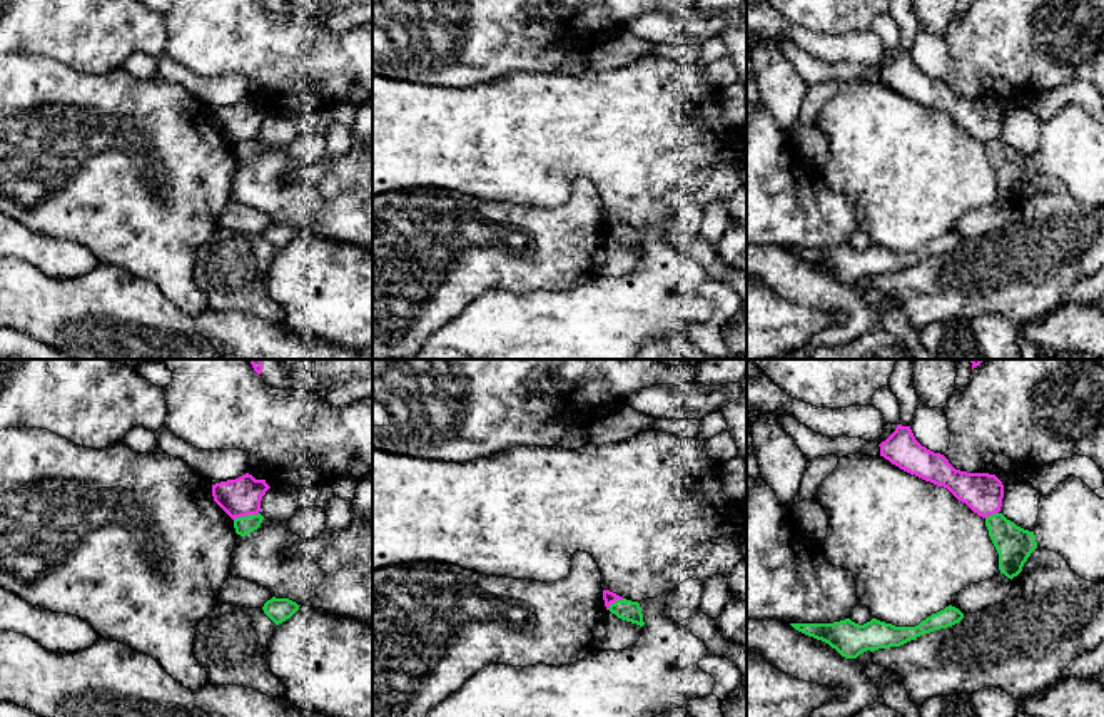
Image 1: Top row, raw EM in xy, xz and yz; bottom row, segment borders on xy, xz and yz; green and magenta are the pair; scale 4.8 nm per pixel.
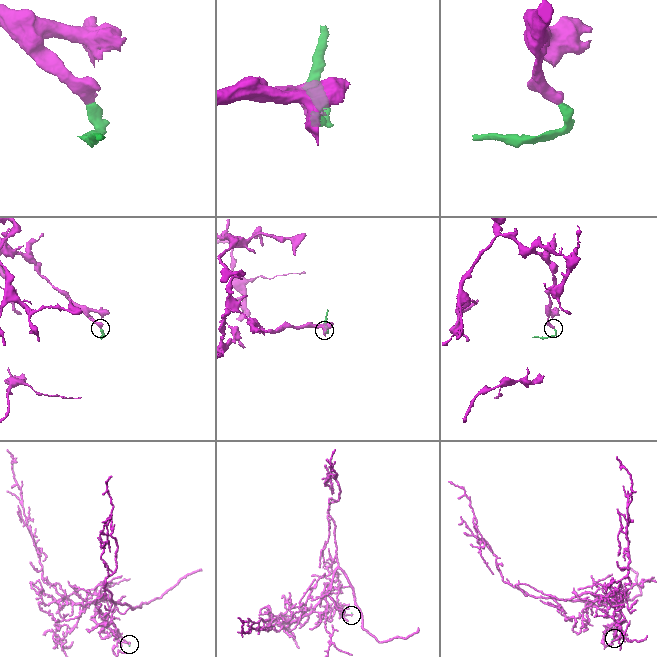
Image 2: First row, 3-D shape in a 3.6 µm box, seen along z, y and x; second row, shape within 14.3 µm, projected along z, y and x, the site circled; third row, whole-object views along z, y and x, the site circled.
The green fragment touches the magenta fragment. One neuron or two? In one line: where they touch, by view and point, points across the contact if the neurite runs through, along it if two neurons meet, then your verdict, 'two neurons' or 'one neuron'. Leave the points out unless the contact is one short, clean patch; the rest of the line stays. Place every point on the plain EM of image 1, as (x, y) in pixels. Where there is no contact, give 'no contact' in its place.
xy (248, 141) | two neurons

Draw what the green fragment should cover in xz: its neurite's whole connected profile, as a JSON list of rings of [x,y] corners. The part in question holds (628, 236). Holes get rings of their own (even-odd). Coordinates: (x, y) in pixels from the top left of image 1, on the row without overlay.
[[[626,224],[616,226],[615,229],[610,231],[608,236],[621,246],[636,249],[640,252],[645,251],[641,232],[640,232],[638,227],[631,227],[631,226],[626,226]]]

